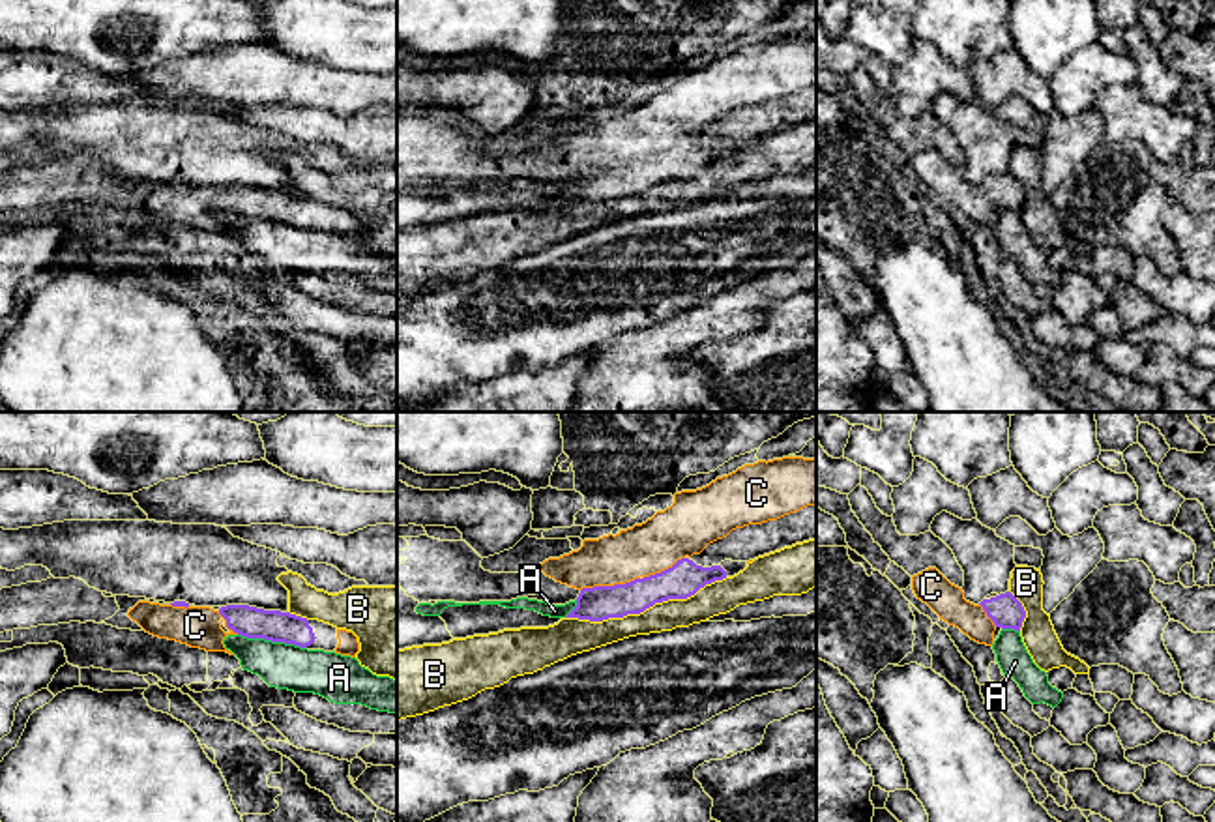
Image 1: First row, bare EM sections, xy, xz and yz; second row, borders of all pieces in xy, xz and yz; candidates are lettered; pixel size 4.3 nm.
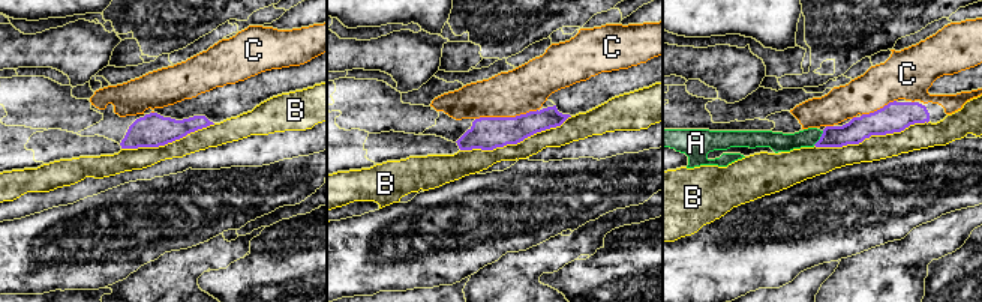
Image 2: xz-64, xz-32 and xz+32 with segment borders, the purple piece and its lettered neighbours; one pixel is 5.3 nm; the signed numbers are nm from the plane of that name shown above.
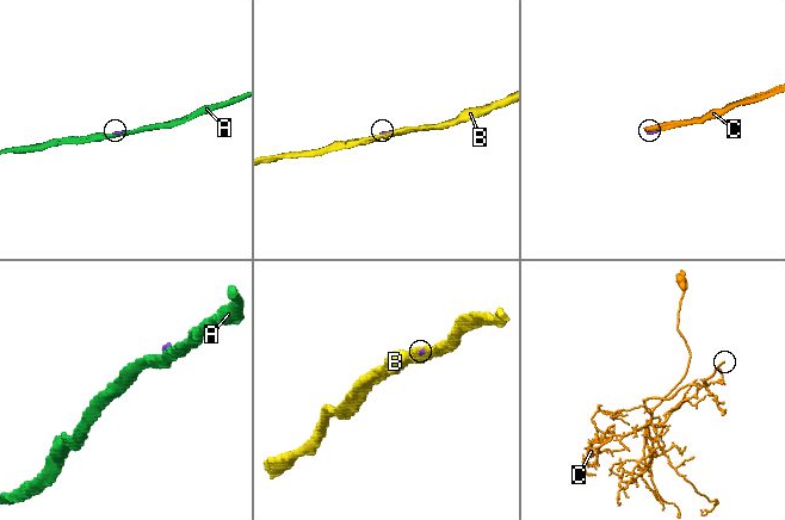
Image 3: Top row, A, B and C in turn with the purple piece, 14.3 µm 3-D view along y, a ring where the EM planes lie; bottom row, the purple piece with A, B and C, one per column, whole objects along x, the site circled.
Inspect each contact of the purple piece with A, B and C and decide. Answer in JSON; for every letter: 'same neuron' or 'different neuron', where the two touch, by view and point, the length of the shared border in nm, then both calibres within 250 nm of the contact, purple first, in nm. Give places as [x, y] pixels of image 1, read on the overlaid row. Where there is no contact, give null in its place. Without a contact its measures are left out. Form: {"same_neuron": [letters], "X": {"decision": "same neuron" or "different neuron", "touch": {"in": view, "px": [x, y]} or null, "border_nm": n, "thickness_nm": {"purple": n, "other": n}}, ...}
{"same_neuron": ["C"], "A": {"decision": "different neuron", "touch": {"in": "xy", "px": [272, 641]}, "border_nm": 300, "thickness_nm": {"purple": 140, "other": 190}}, "B": {"decision": "different neuron", "touch": {"in": "xz", "px": [646, 607]}, "border_nm": 700, "thickness_nm": {"purple": 160, "other": 130}}, "C": {"decision": "same neuron", "touch": {"in": "xz", "px": [609, 587]}, "border_nm": 260, "thickness_nm": {"purple": 150, "other": 220}}}

